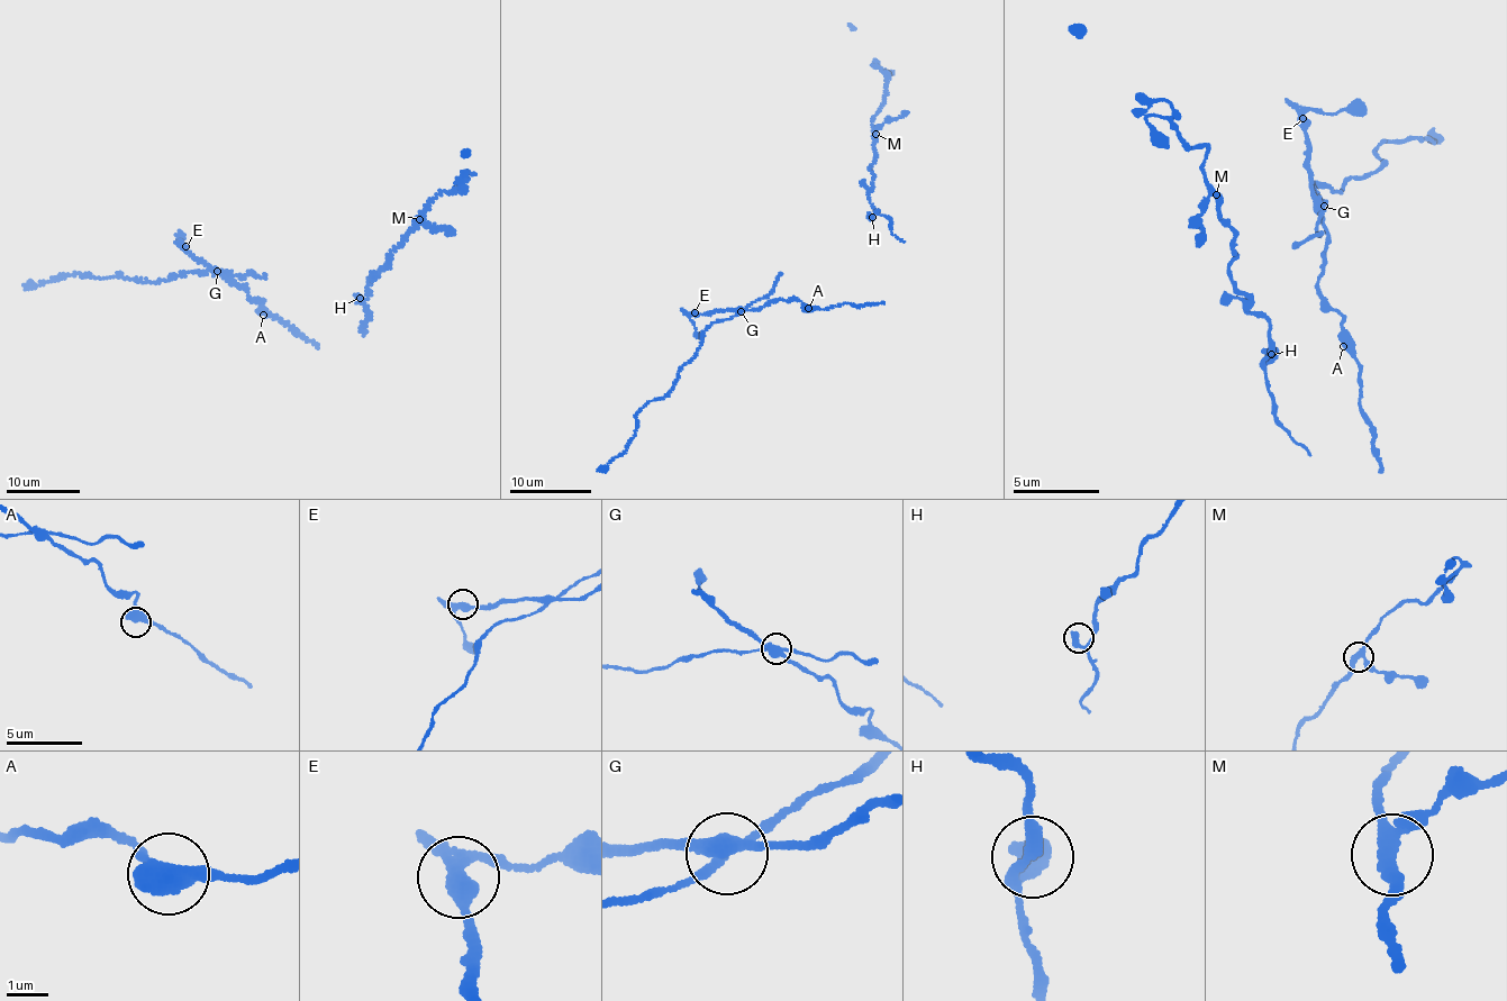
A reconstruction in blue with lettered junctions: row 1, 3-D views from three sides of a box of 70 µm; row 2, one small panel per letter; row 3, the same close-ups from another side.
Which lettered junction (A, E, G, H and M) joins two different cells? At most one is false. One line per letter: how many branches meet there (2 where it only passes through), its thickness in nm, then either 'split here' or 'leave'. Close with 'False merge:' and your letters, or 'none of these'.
A: branches 2; calibre 500 nm; leave
E: branches 3; calibre 320 nm; leave
G: branches 4; calibre 360 nm; split here
H: branches 2; calibre 380 nm; leave
M: branches 3; calibre 320 nm; leave
False merge: G

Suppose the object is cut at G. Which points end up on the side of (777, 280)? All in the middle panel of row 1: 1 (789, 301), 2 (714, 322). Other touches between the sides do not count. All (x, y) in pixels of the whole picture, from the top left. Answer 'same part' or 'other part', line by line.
1: other part
2: same part

